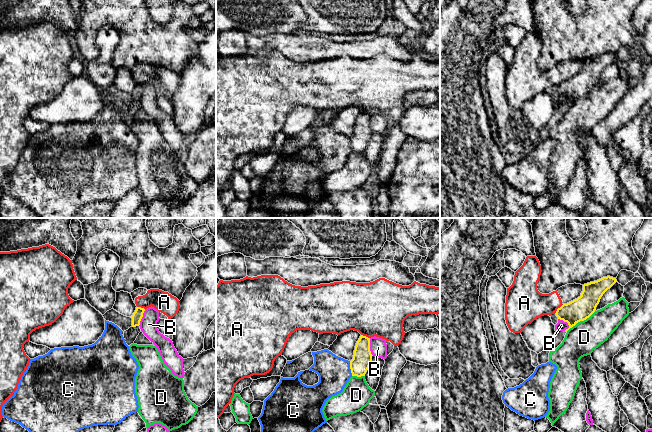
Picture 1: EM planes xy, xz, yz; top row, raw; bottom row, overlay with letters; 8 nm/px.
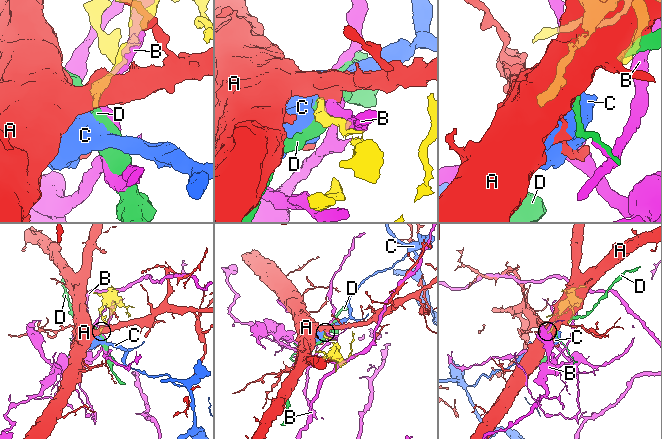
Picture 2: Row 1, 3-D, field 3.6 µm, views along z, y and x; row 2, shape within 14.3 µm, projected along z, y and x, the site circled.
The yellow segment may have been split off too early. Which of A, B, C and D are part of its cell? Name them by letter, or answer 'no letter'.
no letter

